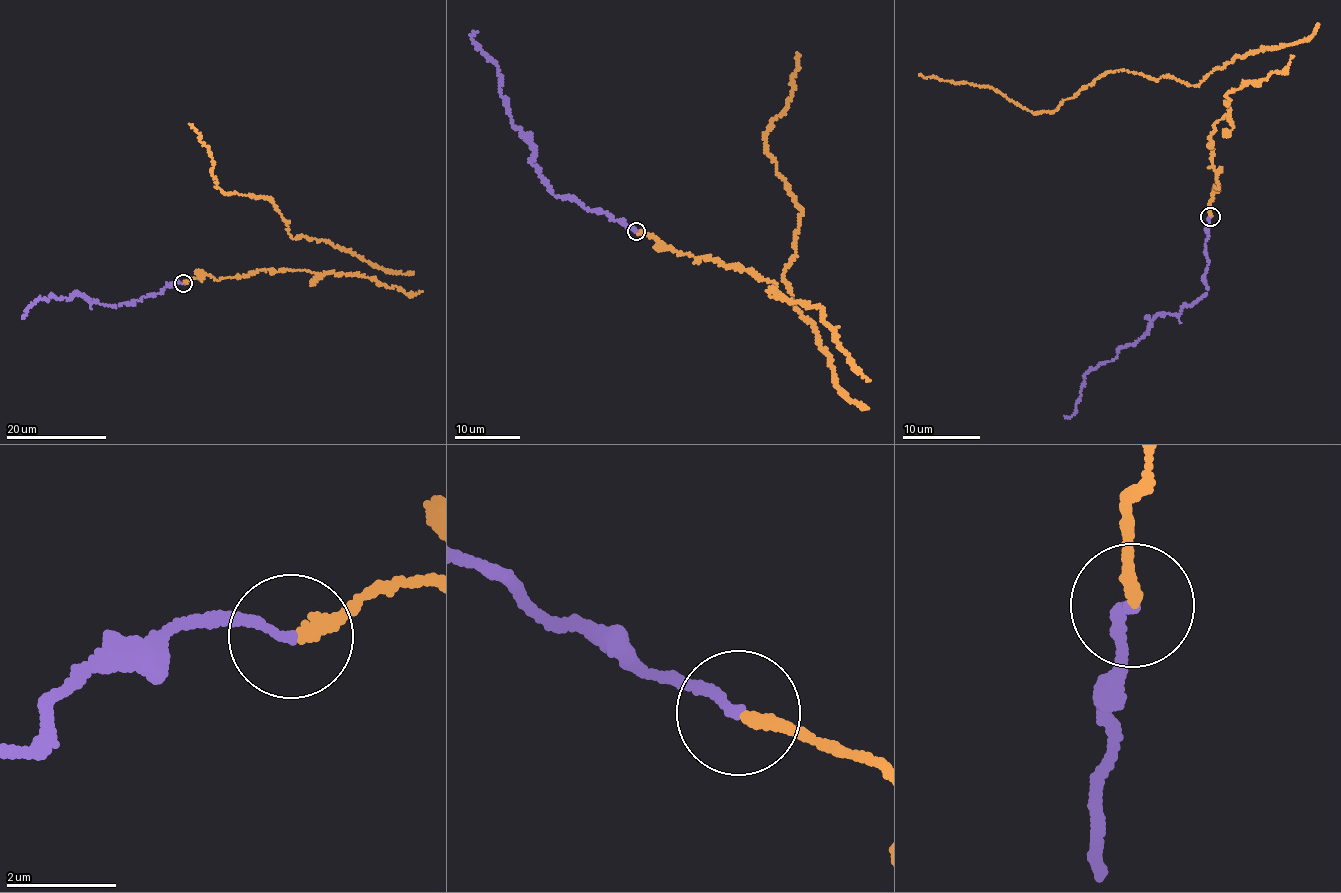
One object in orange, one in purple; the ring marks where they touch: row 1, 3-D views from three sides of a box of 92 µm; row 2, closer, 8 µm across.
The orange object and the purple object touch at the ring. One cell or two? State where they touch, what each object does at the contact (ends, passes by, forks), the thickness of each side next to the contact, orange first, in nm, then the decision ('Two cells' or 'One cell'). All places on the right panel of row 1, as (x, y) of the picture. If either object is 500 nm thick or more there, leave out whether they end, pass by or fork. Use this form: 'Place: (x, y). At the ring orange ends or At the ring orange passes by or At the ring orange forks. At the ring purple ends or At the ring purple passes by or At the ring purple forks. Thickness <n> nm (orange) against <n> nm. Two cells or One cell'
Place: (1210, 216). At the ring orange ends. At the ring purple ends. Thickness 240 nm (orange) against 170 nm. One cell

